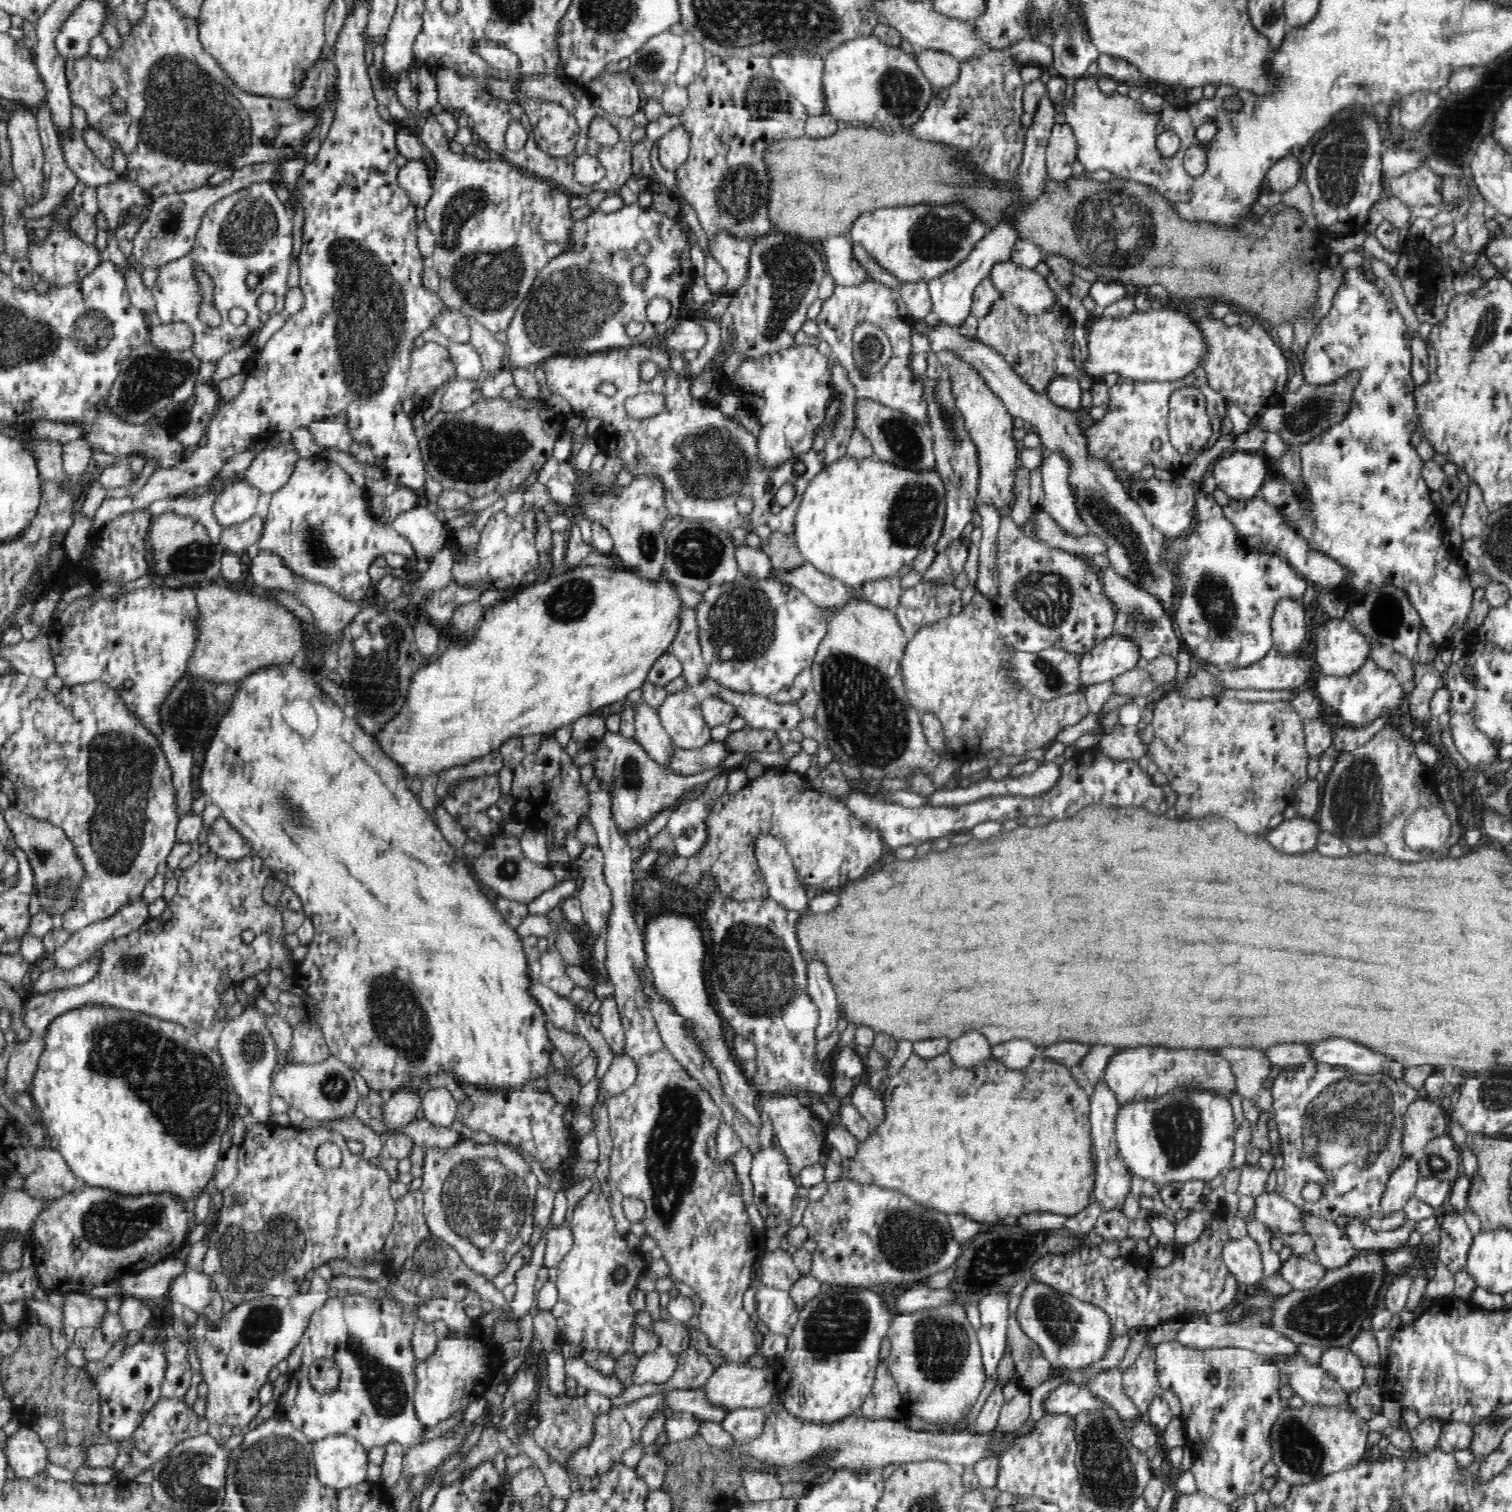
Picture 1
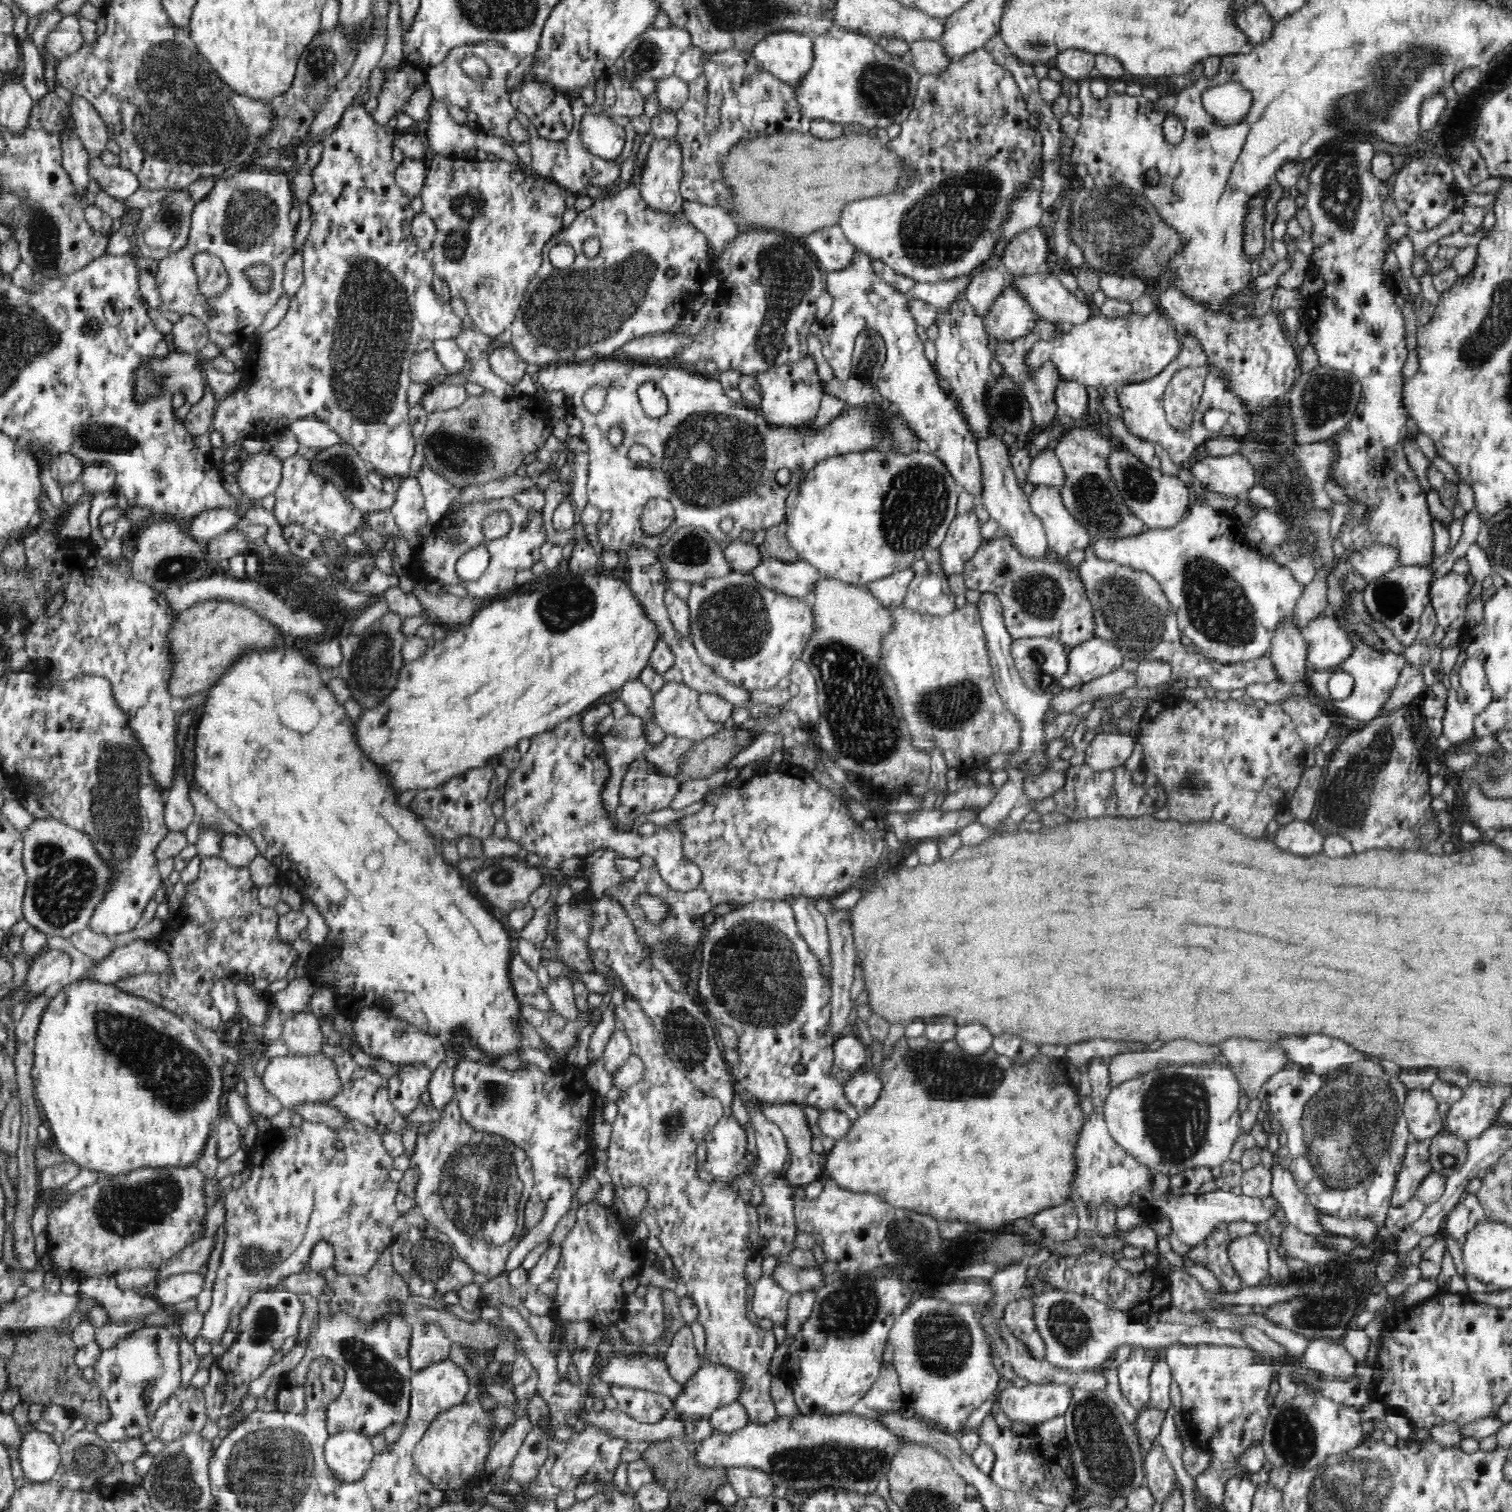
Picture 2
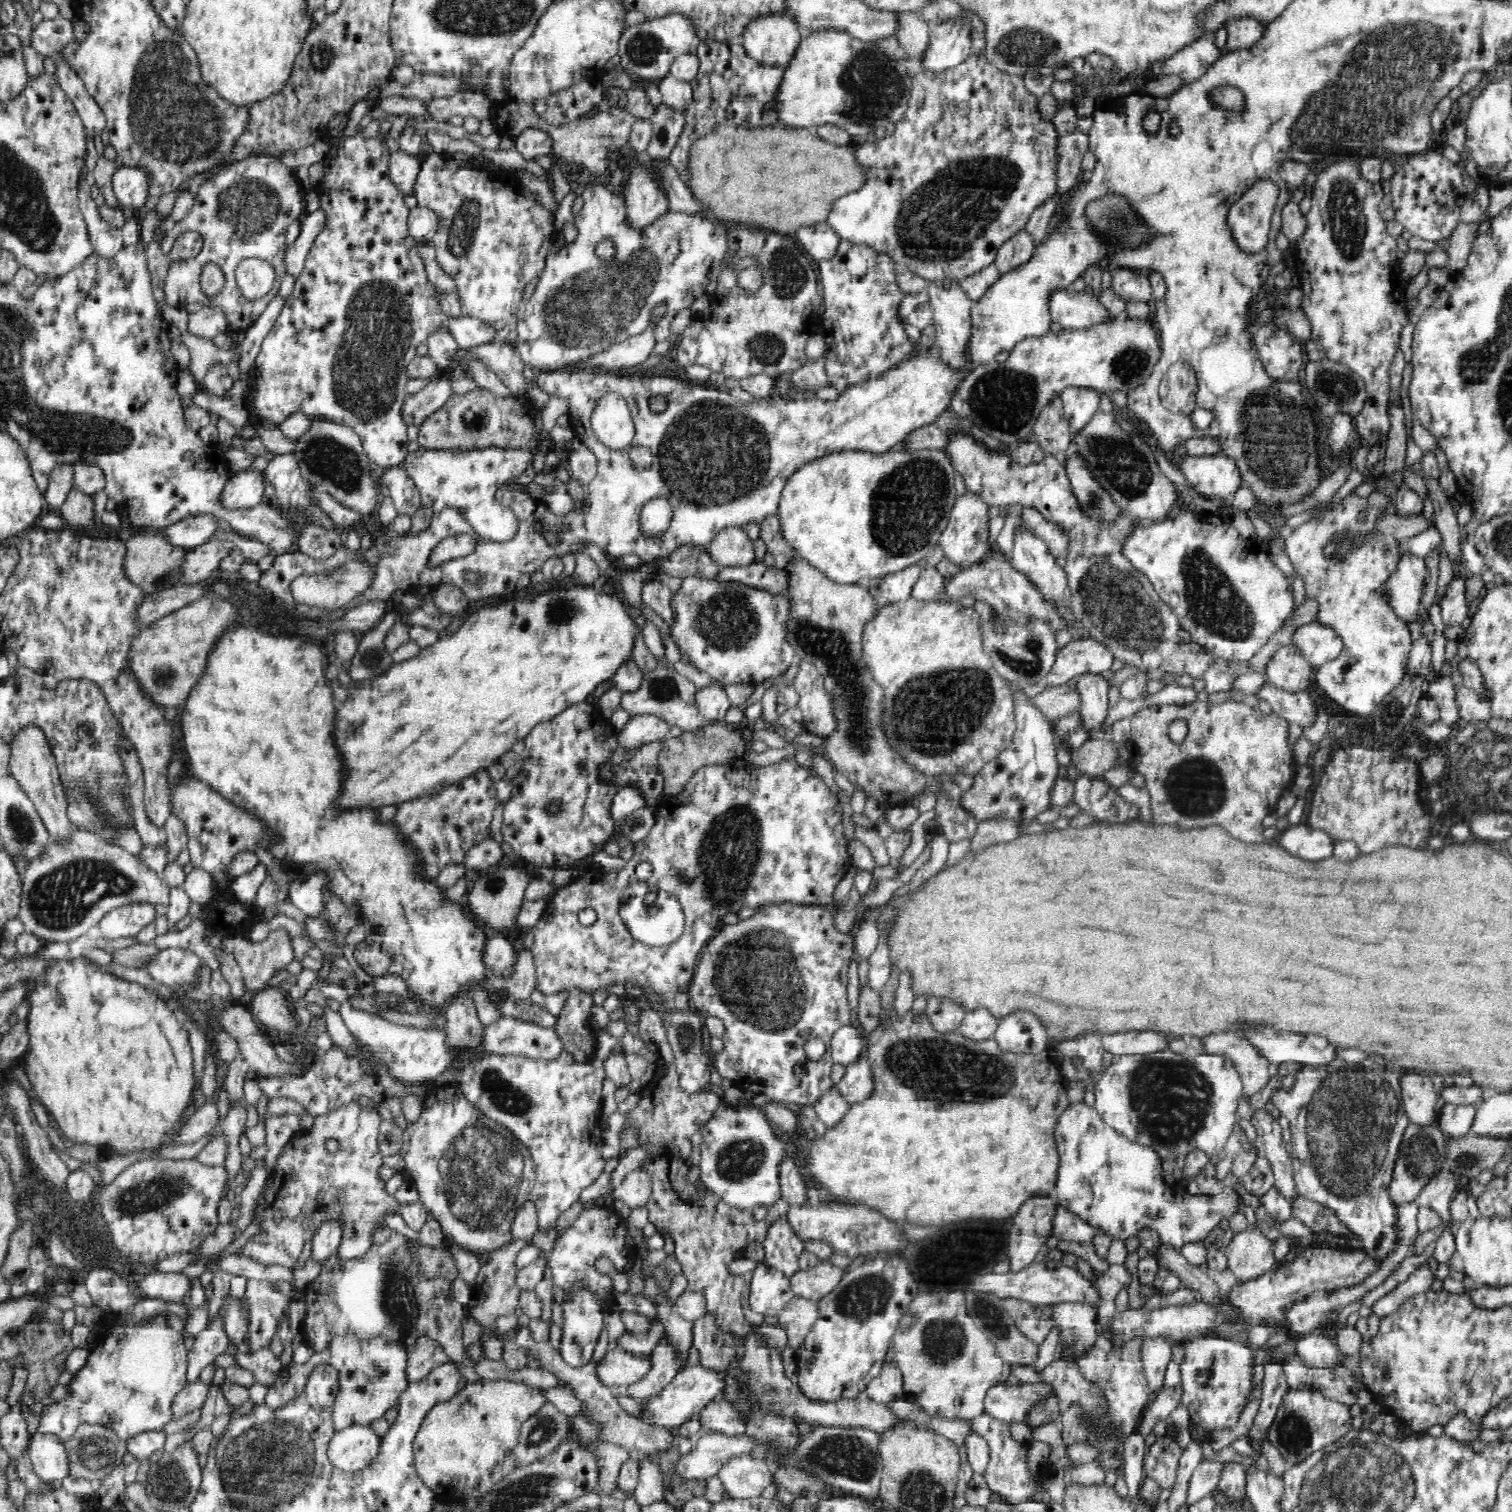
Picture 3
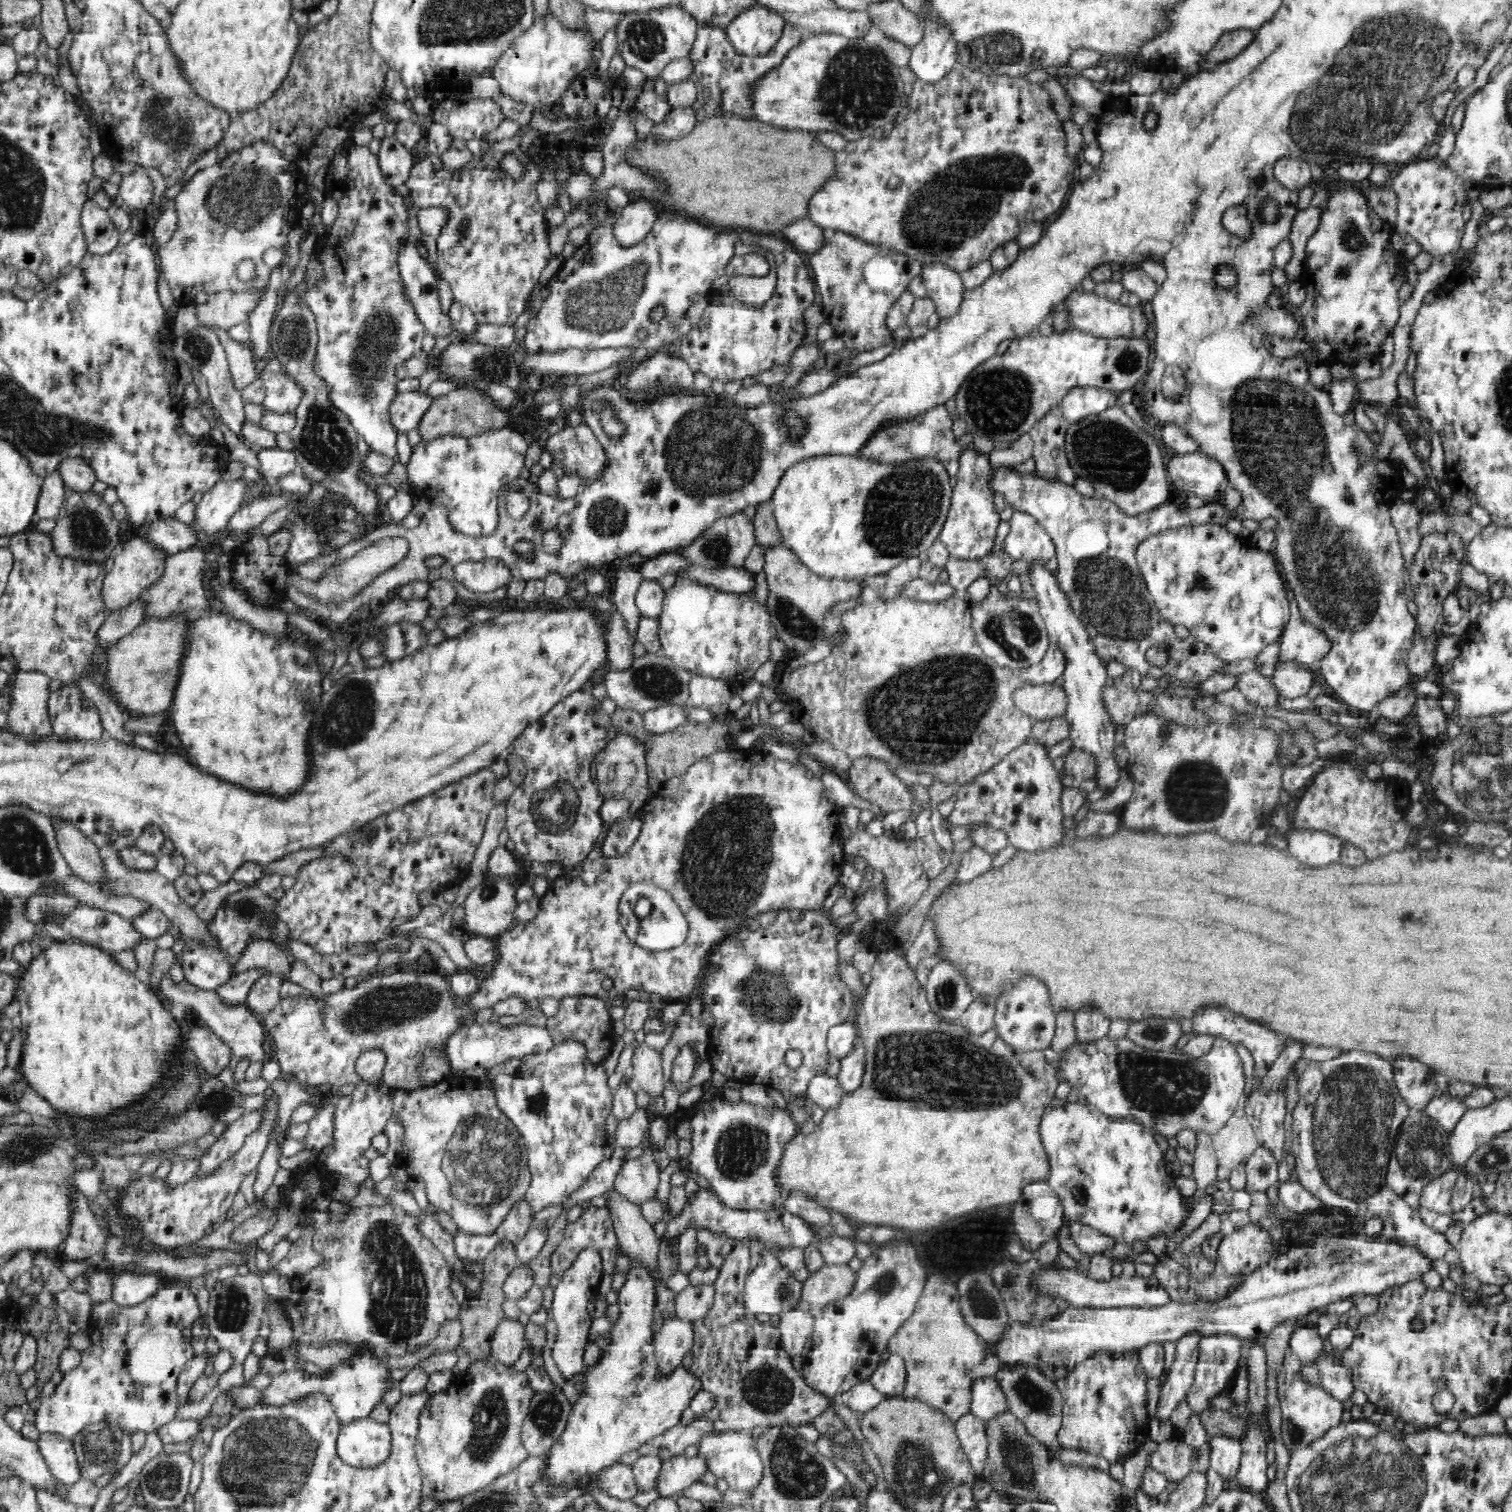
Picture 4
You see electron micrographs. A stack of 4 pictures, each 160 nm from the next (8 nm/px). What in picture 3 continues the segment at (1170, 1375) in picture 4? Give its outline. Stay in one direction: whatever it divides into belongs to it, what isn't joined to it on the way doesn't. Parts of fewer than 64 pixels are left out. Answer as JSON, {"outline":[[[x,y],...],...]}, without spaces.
{"outline":[[[1182,1381],[1178,1382],[1178,1386],[1172,1388],[1162,1388],[1154,1392],[1150,1403],[1146,1406],[1142,1424],[1138,1428],[1138,1432],[1145,1437],[1152,1434],[1154,1426],[1158,1420],[1168,1421],[1170,1414],[1176,1410],[1176,1406],[1182,1402]]]}

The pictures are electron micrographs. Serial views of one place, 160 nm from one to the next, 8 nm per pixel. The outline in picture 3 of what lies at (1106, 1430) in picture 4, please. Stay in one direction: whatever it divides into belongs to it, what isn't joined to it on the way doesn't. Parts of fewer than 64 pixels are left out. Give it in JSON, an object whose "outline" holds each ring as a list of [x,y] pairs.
{"outline":[[[1131,1341],[1121,1347],[1100,1344],[1087,1350],[1075,1363],[1082,1376],[1097,1386],[1101,1398],[1105,1400],[1105,1409],[1090,1415],[1086,1413],[1086,1409],[1082,1409],[1080,1403],[1070,1403],[1061,1414],[1060,1420],[1064,1442],[1088,1444],[1097,1448],[1102,1444],[1100,1438],[1107,1438],[1103,1442],[1113,1438],[1125,1444],[1126,1438],[1130,1438],[1140,1428],[1146,1406],[1153,1397],[1141,1363],[1140,1341]]]}

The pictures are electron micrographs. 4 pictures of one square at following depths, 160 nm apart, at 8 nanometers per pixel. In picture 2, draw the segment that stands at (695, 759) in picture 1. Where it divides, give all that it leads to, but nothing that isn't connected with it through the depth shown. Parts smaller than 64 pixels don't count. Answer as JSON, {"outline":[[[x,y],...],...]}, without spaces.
{"outline":[[[668,734],[664,736],[664,740],[660,744],[650,746],[641,758],[643,762],[654,767],[654,773],[658,773],[658,776],[674,778],[678,774],[677,758],[692,748],[694,743],[689,739]]]}

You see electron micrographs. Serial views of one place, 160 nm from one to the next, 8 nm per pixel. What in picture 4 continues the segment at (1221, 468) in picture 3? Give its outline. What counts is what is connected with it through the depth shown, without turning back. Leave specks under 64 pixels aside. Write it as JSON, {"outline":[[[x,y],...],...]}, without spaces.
{"outline":[[[1199,450],[1195,453],[1176,454],[1168,460],[1165,469],[1172,489],[1194,494],[1206,504],[1223,504],[1223,492],[1229,483],[1220,463],[1214,459]]]}

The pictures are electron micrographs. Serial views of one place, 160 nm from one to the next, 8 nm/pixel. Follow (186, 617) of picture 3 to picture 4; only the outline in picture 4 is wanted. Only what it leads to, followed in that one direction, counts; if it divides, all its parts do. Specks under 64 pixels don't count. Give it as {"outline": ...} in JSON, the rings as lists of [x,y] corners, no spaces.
{"outline":[[[181,616],[164,622],[152,618],[107,648],[102,663],[106,691],[129,718],[160,714],[170,708],[186,642],[187,622]]]}

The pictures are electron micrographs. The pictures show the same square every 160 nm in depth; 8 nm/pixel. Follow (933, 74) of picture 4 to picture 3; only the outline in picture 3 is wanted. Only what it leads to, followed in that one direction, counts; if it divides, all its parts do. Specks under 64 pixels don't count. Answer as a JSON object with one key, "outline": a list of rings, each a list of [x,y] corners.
{"outline":[[[947,20],[934,26],[921,56],[925,70],[944,72],[964,62],[972,53],[970,31],[964,20]]]}

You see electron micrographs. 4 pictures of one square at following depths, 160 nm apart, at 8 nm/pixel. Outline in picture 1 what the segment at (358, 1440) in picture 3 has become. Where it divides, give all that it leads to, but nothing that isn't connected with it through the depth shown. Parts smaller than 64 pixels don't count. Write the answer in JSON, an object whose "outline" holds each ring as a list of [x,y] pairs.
{"outline":[[[332,1435],[313,1441],[318,1479],[335,1489],[355,1487],[367,1478],[369,1451],[348,1435]]]}

